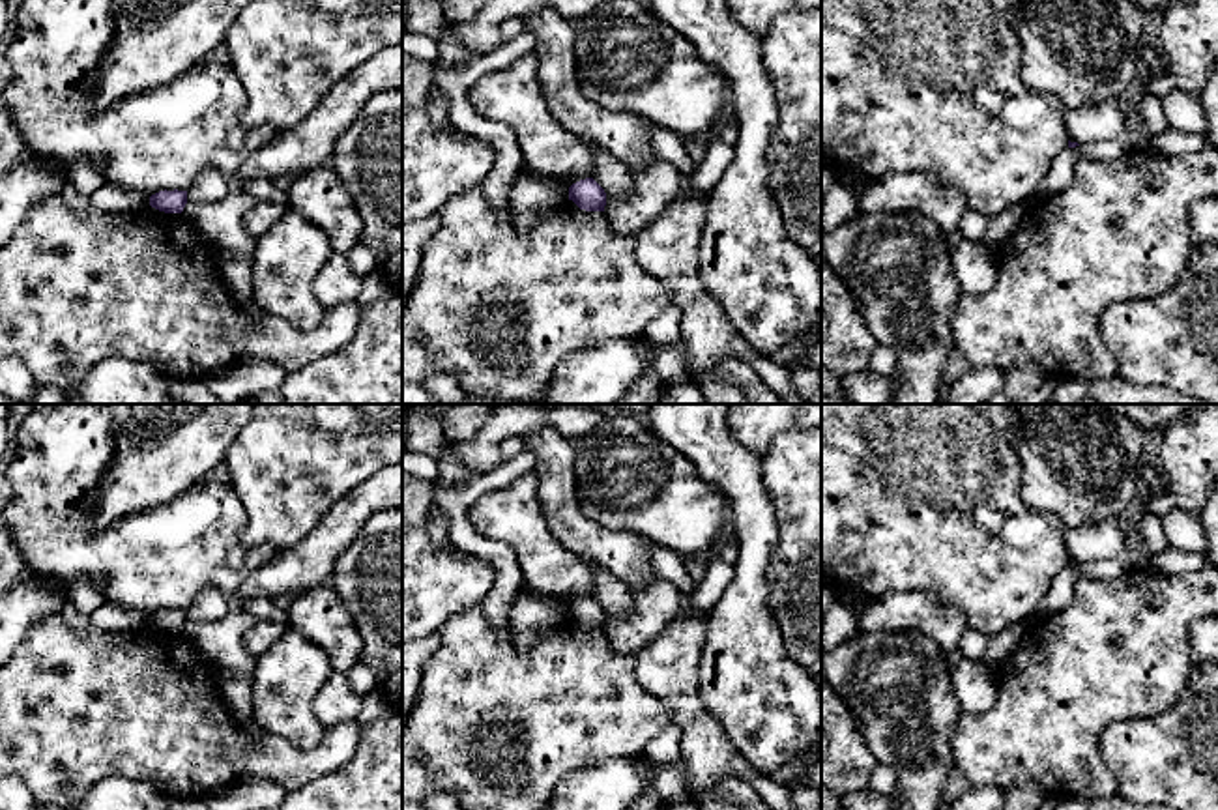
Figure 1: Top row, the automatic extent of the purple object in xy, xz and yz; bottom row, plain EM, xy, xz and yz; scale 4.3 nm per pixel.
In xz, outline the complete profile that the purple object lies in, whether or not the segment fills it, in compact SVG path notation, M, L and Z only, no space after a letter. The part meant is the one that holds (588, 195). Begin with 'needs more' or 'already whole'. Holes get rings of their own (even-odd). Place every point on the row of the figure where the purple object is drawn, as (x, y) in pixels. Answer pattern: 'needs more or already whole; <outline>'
already whole; M586 178L569 187L569 200L586 211L604 211L606 193L593 178Z

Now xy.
already whole; M159 191L150 196L150 206L165 213L181 213L187 204L187 191Z

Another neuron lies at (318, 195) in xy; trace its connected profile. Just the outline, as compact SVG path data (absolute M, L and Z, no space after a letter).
M329 163L292 178L286 196L288 208L327 234L333 253L346 254L359 241L361 217Z

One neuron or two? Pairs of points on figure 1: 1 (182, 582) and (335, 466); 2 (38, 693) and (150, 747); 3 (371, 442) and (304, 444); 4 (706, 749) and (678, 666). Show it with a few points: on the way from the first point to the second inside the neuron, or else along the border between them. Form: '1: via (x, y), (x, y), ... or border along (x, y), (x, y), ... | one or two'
1: border along (236, 496), (246, 511), (240, 541) | two
2: via (66, 706), (109, 706), (122, 719) | one
3: via (354, 442), (320, 444) | one
4: via (698, 728), (678, 696), (678, 687) | one

